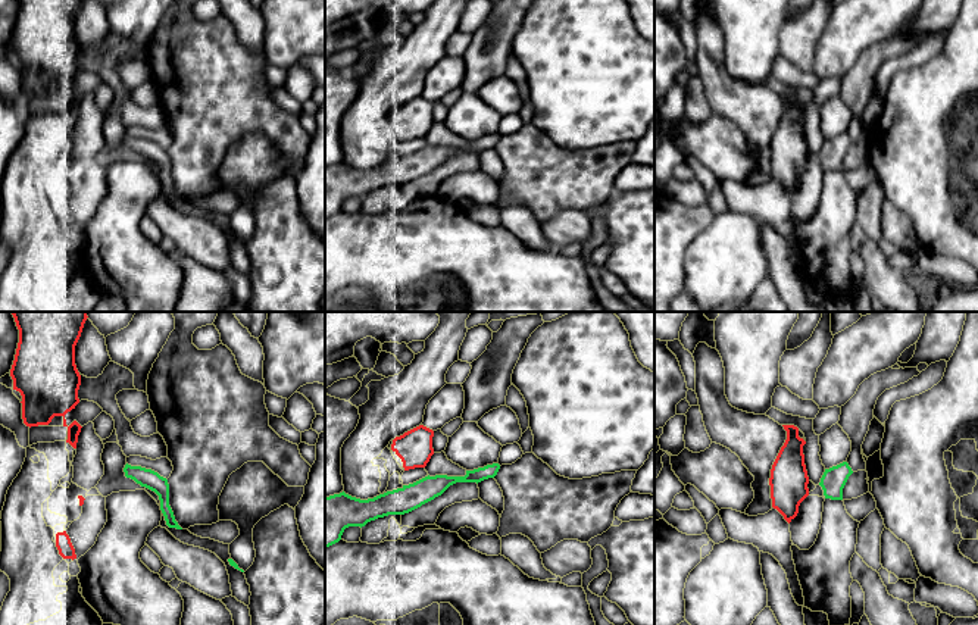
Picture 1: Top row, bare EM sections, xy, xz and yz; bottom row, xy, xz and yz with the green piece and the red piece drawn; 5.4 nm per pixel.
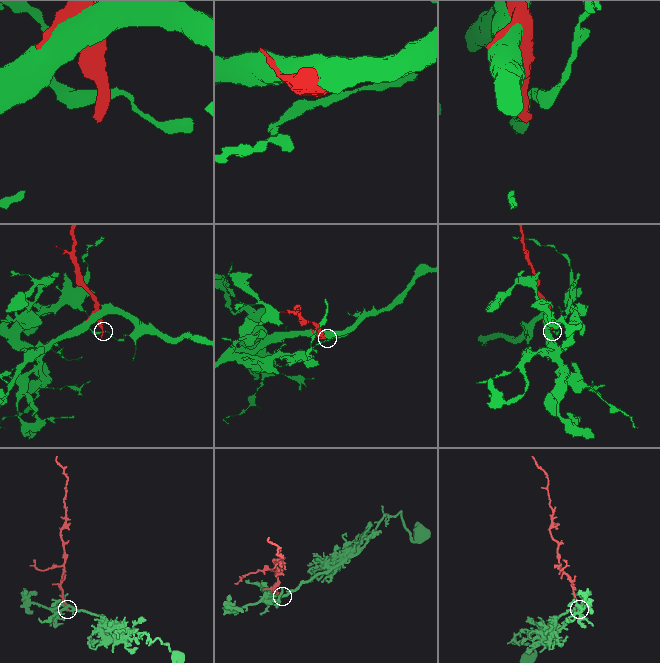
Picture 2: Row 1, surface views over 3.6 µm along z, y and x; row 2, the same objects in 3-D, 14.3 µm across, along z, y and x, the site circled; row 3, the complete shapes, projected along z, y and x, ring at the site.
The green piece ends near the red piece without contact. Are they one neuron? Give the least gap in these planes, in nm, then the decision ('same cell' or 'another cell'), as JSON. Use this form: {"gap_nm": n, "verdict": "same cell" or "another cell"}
{"gap_nm": 50, "verdict": "another cell"}

